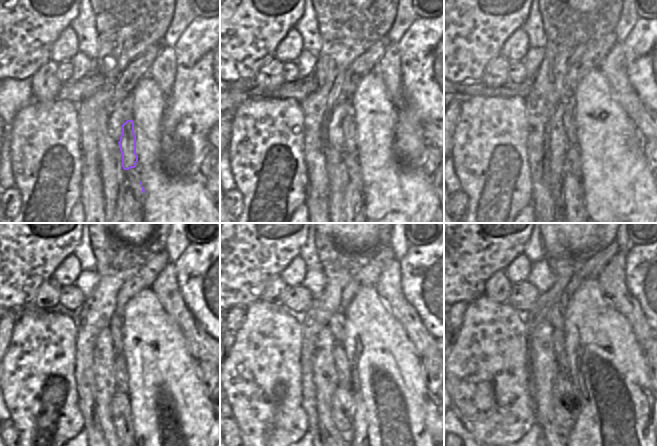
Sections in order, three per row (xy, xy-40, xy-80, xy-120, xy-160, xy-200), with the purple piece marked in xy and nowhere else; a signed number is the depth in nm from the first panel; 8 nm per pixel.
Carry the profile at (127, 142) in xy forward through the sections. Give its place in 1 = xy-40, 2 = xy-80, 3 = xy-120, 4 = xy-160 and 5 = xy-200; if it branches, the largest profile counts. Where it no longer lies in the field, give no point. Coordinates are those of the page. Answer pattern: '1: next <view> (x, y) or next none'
1: next xy-40 (348, 122)
2: next xy-80 (568, 120)
3: next xy-120 (115, 327)
4: next xy-160 (336, 324)
5: next xy-200 (555, 315)

